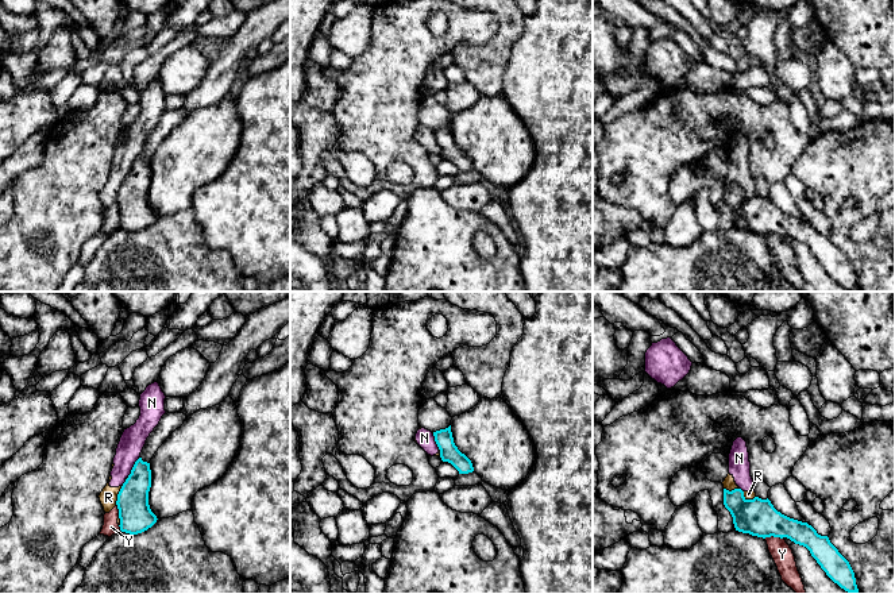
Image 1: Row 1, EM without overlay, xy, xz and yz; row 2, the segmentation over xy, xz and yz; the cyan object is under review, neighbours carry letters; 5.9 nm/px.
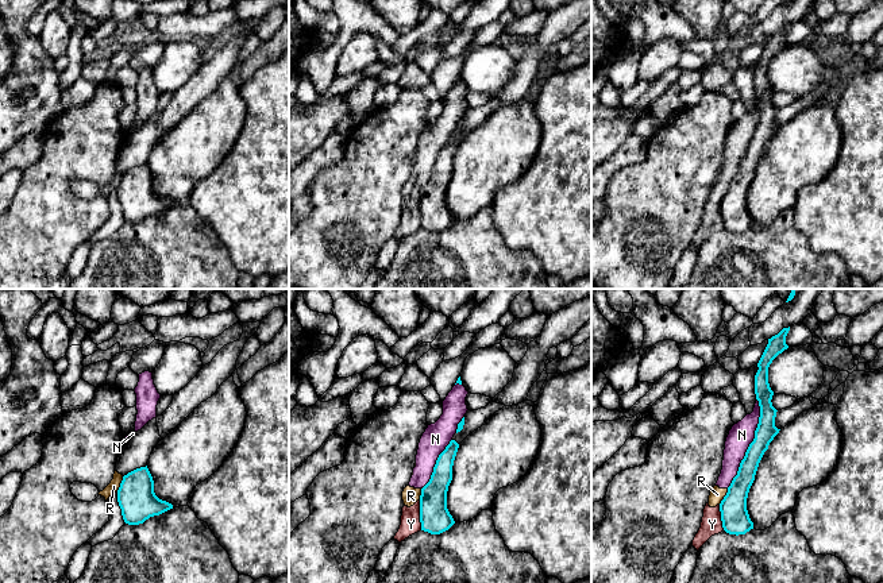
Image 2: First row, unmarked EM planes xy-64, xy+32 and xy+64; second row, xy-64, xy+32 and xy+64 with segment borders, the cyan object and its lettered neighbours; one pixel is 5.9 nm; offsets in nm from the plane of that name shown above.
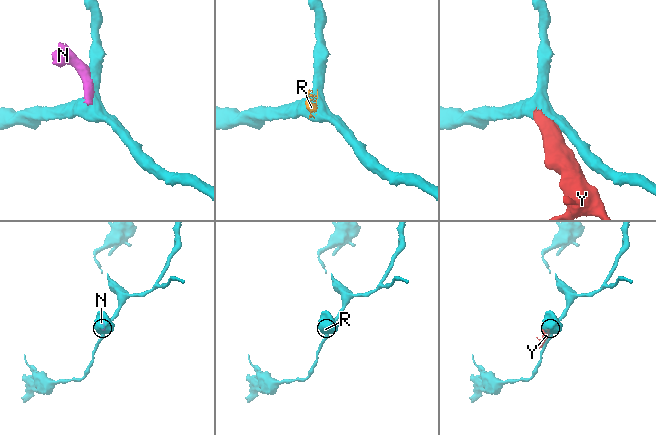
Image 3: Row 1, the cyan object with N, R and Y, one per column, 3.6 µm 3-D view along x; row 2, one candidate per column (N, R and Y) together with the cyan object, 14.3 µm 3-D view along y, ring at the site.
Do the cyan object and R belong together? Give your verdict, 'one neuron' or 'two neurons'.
two neurons

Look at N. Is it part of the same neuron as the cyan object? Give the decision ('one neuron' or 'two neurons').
two neurons

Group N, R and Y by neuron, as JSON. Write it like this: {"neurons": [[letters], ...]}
{"neurons": [["N", "R", "Y"]]}

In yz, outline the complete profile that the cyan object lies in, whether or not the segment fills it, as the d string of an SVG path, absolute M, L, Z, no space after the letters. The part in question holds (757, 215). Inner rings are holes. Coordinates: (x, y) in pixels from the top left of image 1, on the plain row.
M724 186L724 202L733 215L736 228L757 235L787 235L806 244L826 273L848 290L859 290L849 259L807 220L790 216L778 209L771 198L755 194L747 197L741 186Z

